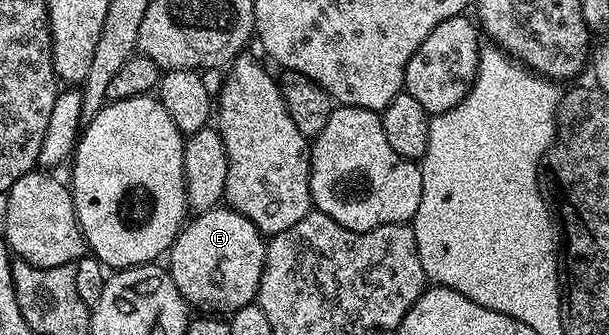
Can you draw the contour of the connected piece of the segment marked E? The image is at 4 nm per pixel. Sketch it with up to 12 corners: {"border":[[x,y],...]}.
{"border":[[225,204],[168,251],[187,307],[229,316],[258,297],[266,243]]}

